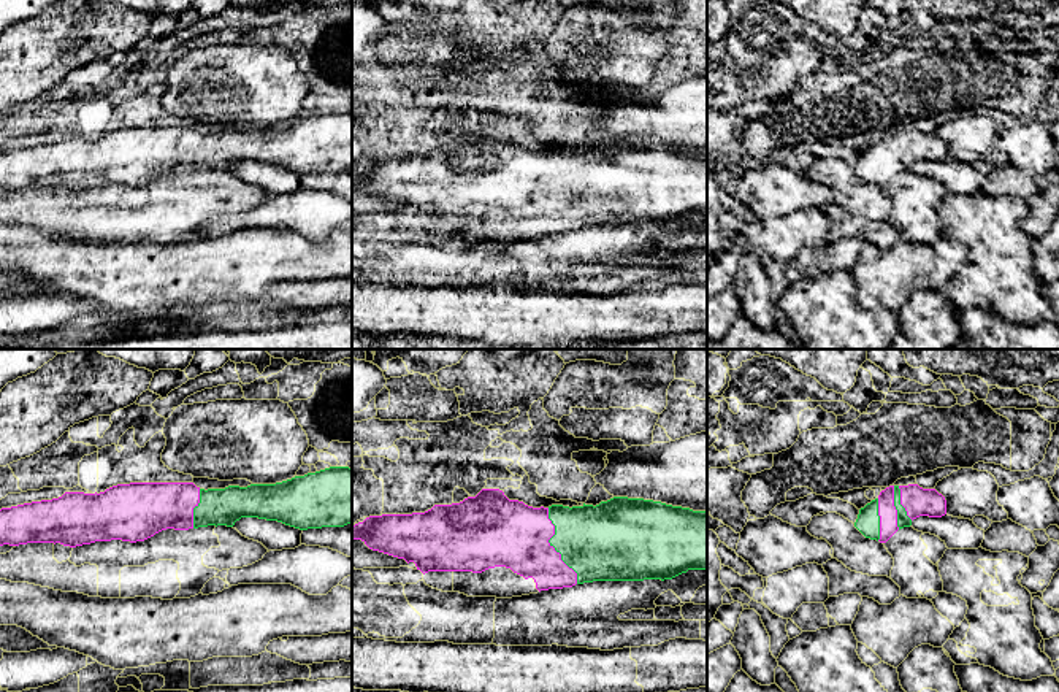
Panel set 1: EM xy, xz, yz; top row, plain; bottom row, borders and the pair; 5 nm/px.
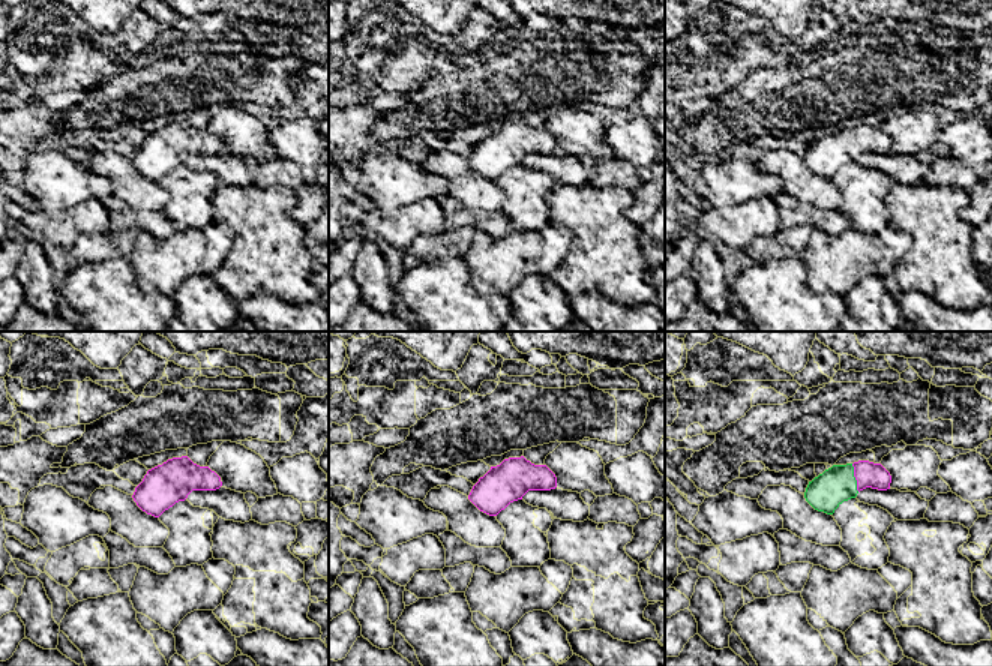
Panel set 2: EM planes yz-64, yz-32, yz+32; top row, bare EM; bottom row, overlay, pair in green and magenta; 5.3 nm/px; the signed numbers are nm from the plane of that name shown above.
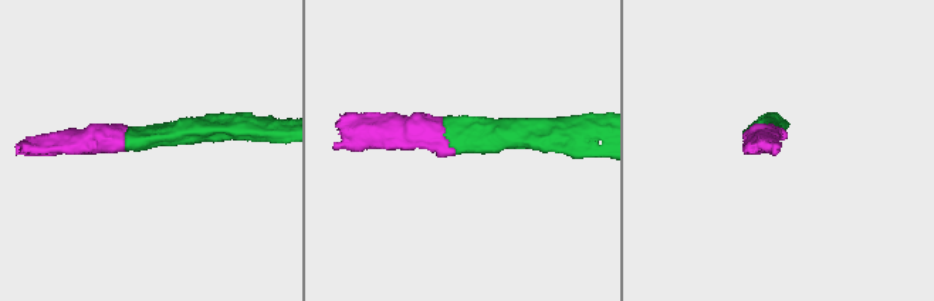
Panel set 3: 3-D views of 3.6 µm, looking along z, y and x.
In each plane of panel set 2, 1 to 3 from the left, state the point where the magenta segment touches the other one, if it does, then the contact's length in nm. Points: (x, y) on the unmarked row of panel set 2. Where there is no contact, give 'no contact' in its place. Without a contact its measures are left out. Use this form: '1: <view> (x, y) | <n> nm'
1: no contact
2: no contact
3: yz+32 (854, 141) | 160 nm

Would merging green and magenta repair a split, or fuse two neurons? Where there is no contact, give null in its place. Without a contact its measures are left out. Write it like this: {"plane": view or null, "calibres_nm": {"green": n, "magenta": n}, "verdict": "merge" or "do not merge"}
{"plane": "xz", "calibres_nm": {"green": 380, "magenta": 340}, "verdict": "merge"}

